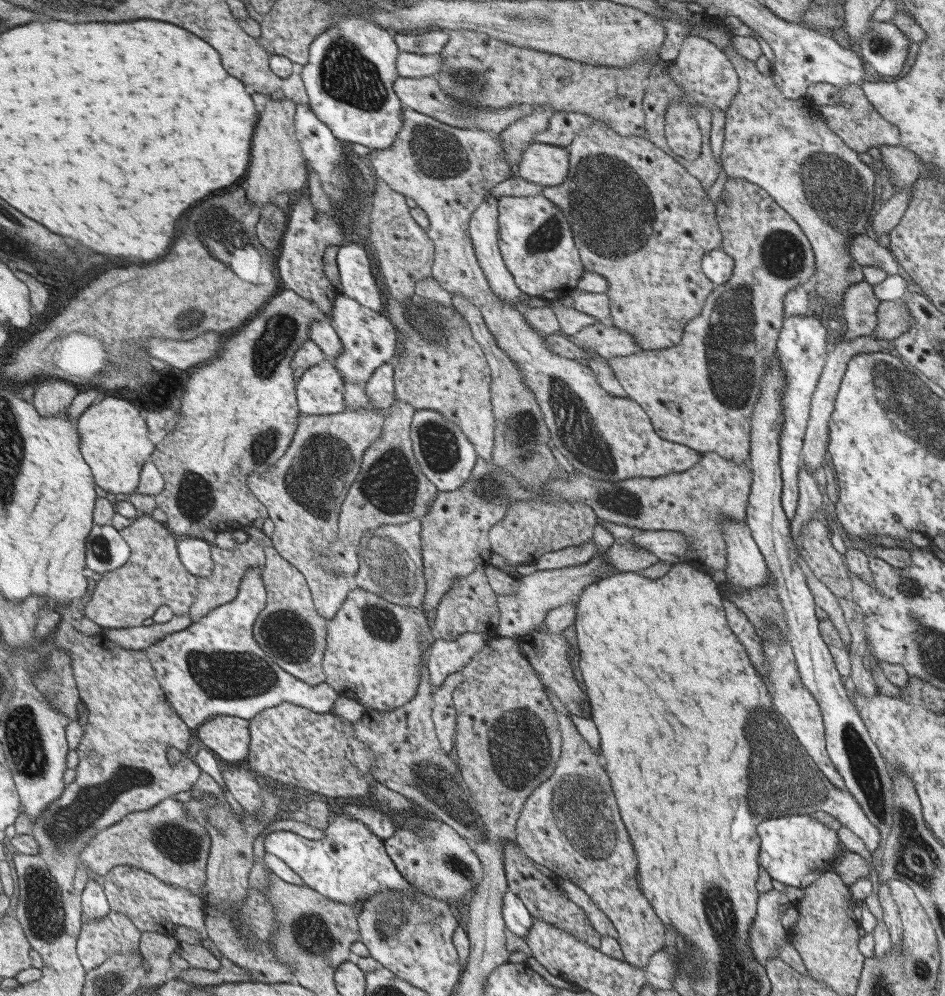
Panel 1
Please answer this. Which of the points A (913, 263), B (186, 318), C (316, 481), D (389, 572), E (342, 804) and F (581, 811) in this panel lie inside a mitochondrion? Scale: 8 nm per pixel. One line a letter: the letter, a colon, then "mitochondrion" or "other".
A: other
B: mitochondrion
C: mitochondrion
D: mitochondrion
E: other
F: mitochondrion

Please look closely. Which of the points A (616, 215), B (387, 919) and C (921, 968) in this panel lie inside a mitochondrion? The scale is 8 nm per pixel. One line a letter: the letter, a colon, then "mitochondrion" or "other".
A: mitochondrion
B: mitochondrion
C: mitochondrion

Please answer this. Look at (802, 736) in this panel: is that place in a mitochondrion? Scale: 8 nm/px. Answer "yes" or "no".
yes

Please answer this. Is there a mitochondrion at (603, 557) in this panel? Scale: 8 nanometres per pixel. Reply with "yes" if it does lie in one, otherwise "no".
no

